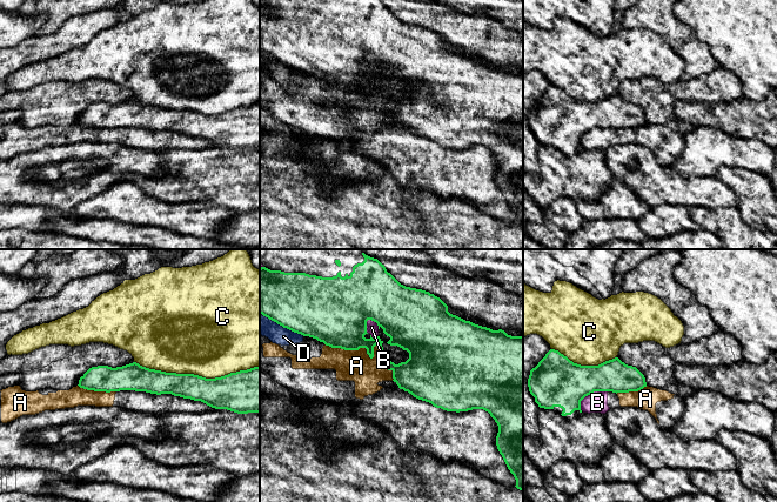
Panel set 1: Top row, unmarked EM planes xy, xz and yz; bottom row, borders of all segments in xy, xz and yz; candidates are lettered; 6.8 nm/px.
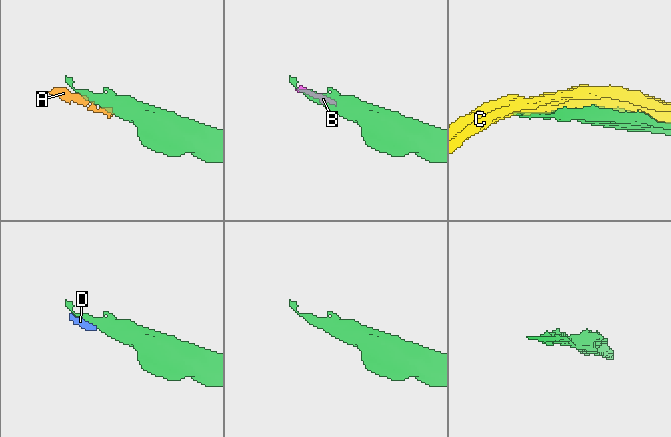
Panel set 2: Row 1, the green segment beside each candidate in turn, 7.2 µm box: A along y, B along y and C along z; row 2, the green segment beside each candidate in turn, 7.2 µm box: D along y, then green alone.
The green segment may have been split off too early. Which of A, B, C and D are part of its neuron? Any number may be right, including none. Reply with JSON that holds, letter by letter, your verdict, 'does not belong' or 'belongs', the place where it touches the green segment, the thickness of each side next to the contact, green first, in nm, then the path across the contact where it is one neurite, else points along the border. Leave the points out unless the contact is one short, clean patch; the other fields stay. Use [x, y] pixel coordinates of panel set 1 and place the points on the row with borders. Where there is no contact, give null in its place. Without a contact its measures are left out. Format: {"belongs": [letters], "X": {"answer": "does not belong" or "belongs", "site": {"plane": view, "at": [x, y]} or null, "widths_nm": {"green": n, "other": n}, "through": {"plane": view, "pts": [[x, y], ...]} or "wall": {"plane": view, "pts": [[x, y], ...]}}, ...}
{"belongs": [], "A": {"answer": "does not belong", "site": {"plane": "xz", "at": [361, 347]}, "widths_nm": {"green": 380, "other": 220}}, "B": {"answer": "does not belong", "site": {"plane": "yz", "at": [589, 394]}, "widths_nm": {"green": 340, "other": 140}}, "C": {"answer": "does not belong", "site": {"plane": "xy", "at": [196, 375]}, "widths_nm": {"green": 240, "other": 500}}, "D": {"answer": "does not belong", "site": {"plane": "xz", "at": [282, 326]}, "widths_nm": {"green": 420, "other": 140}}}

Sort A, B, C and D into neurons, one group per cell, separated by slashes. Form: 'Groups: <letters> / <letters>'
Groups: A B / C / D

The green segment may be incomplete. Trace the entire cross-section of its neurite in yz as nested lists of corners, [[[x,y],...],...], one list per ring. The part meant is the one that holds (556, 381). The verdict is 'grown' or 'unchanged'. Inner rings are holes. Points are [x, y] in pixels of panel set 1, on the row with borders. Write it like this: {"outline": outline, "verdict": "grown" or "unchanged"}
{"outline": [[[550,349],[538,364],[530,370],[528,379],[530,394],[540,408],[552,409],[567,420],[576,417],[581,410],[581,401],[594,391],[629,393],[647,387],[644,375],[618,357],[598,366],[581,366],[570,361],[558,350]]], "verdict": "grown"}

